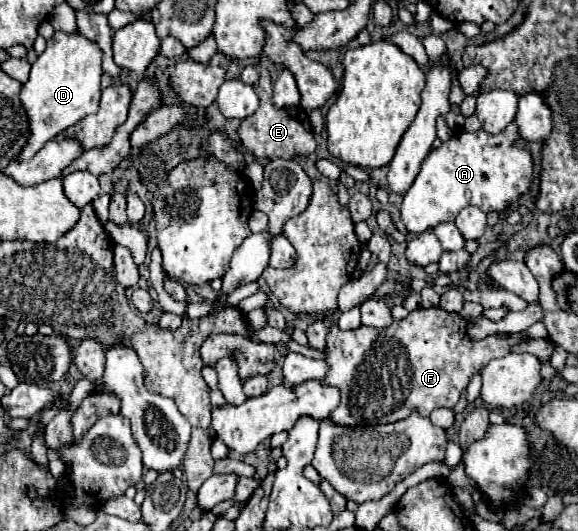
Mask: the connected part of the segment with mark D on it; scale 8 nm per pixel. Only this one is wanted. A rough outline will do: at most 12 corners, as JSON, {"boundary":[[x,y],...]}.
{"boundary":[[55,31],[21,89],[17,159],[99,109],[103,51]]}

